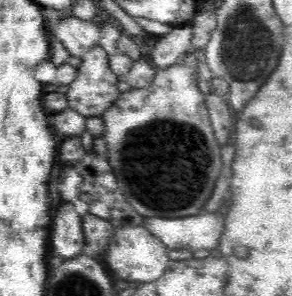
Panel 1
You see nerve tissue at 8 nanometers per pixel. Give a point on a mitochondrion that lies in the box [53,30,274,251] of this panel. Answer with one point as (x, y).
(168, 152)

